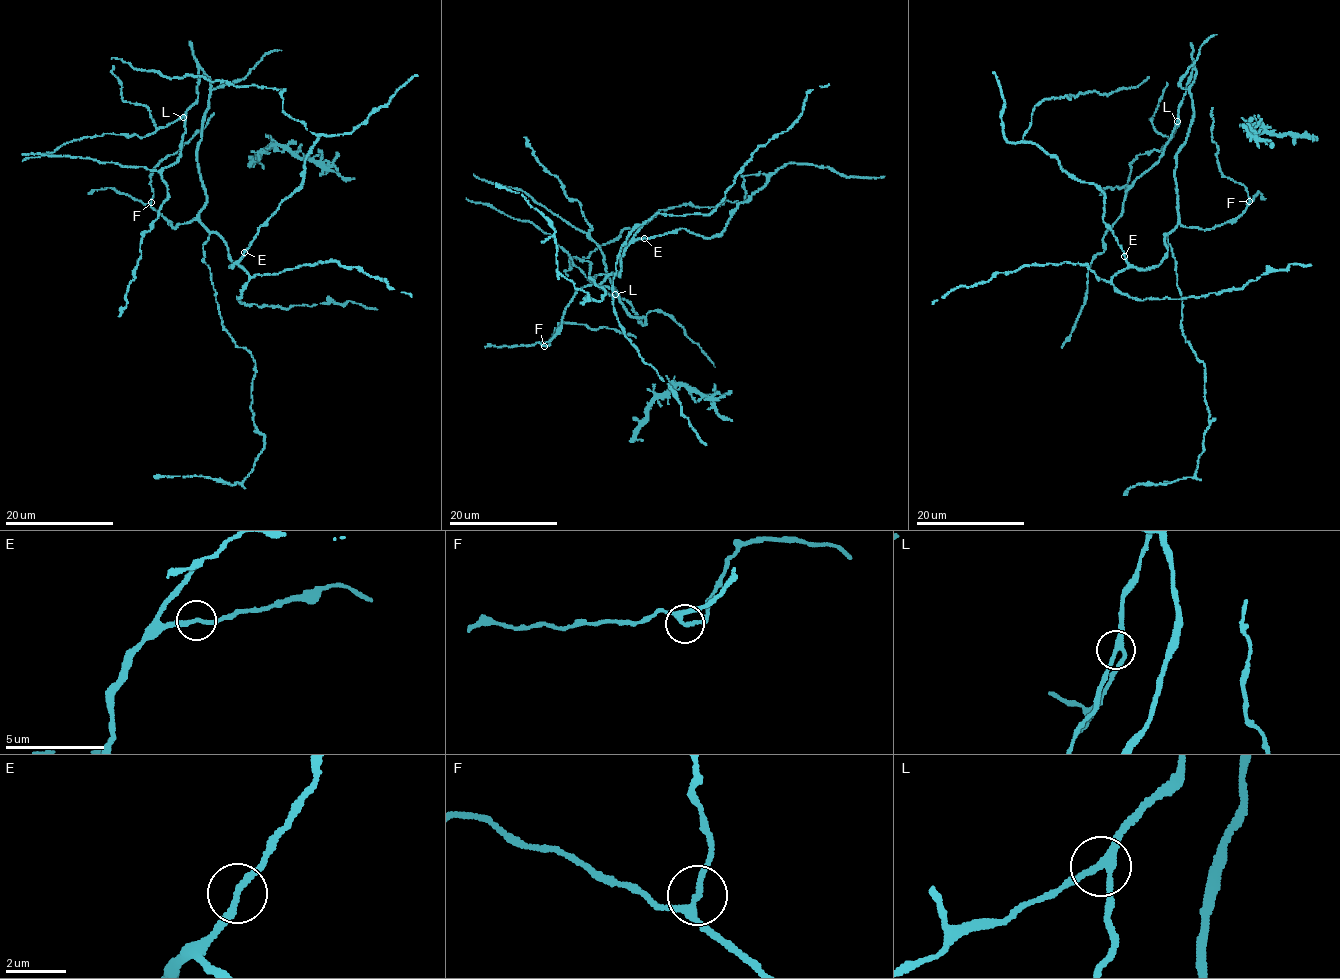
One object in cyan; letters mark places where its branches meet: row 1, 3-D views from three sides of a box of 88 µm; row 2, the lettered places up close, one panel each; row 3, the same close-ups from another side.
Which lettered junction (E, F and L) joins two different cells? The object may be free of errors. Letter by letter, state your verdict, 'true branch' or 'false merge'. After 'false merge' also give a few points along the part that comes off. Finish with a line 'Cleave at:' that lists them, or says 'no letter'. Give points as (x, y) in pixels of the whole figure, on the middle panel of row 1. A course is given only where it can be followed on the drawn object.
E: true branch
F: true branch
L: true branch
Cleave at: no letter

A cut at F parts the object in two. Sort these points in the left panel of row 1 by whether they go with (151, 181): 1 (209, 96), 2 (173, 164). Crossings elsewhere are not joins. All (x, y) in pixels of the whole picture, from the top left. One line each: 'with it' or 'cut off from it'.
1: cut off from it
2: cut off from it

